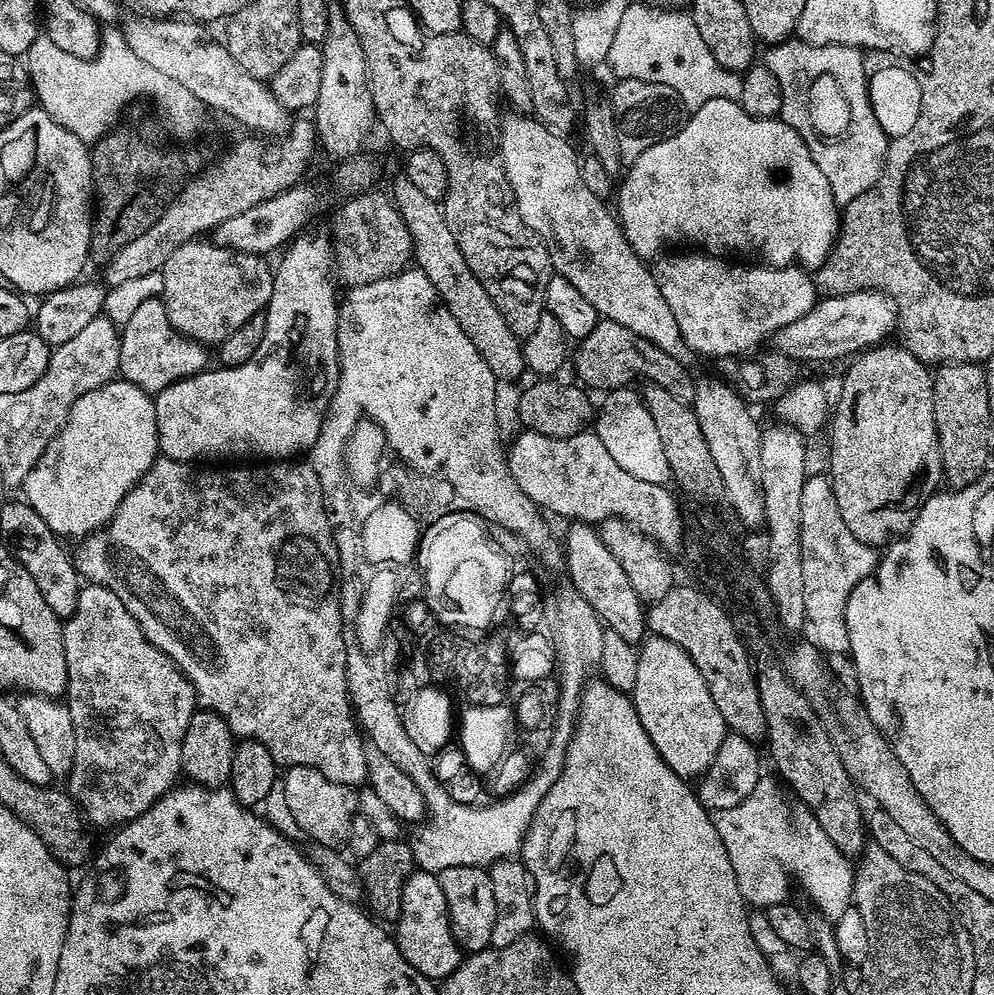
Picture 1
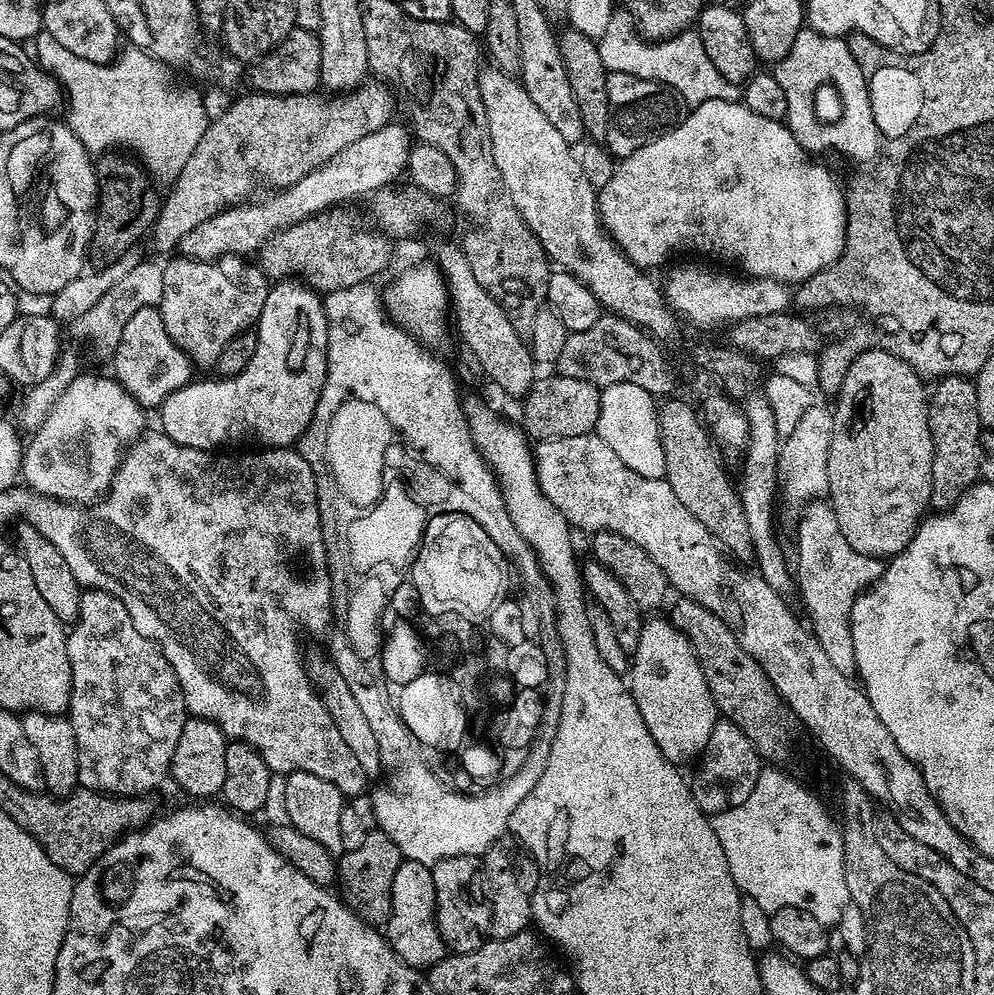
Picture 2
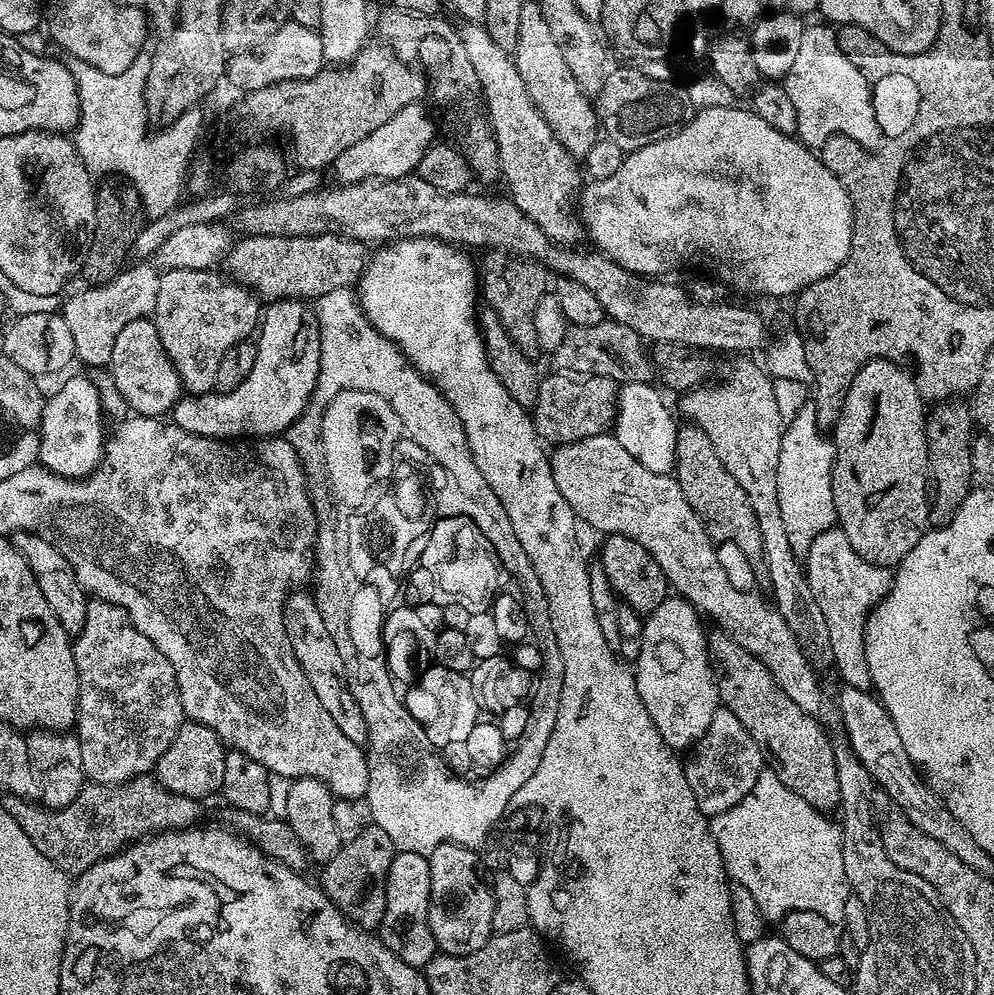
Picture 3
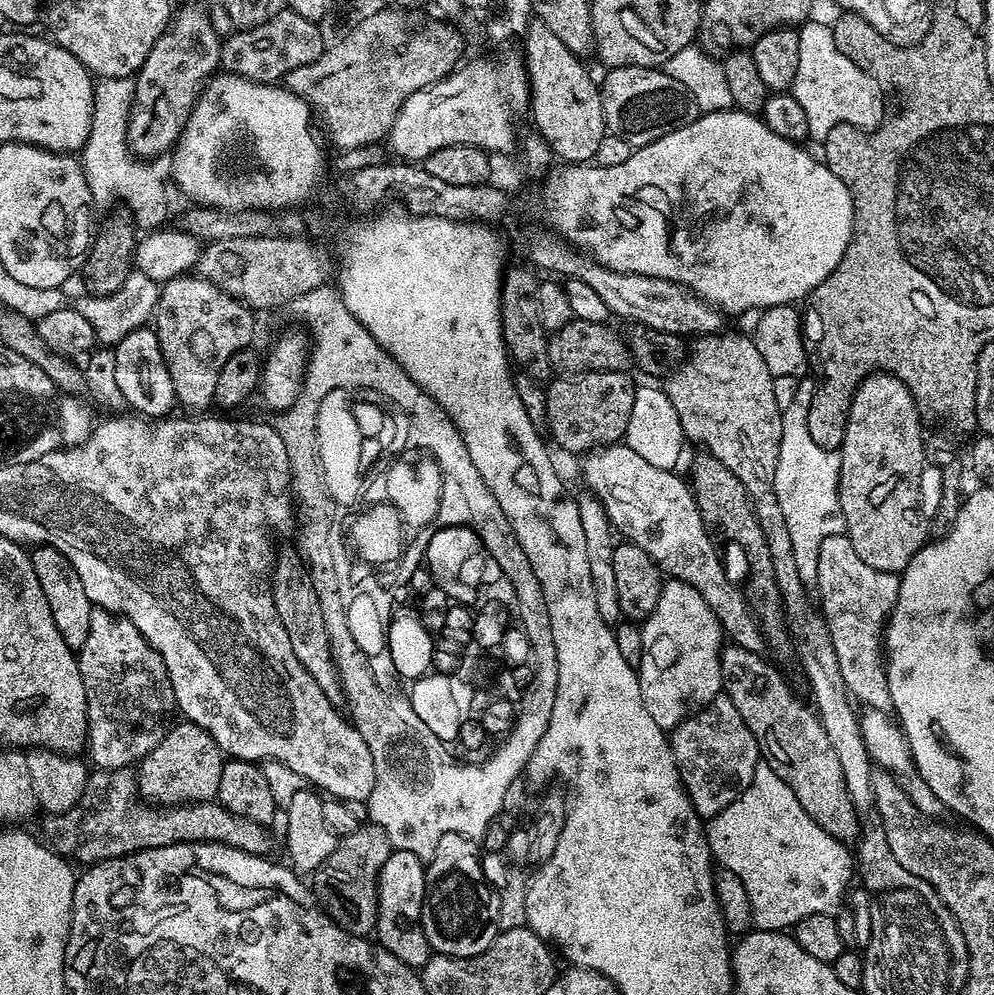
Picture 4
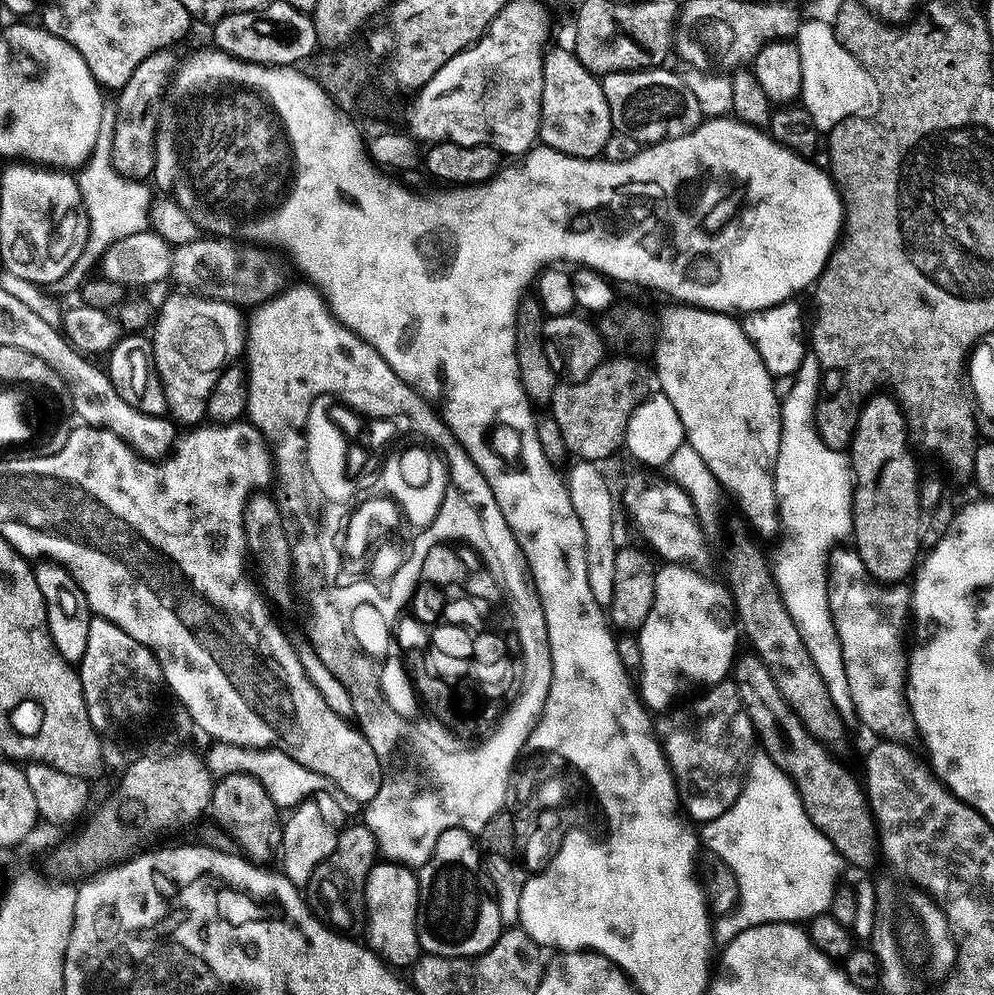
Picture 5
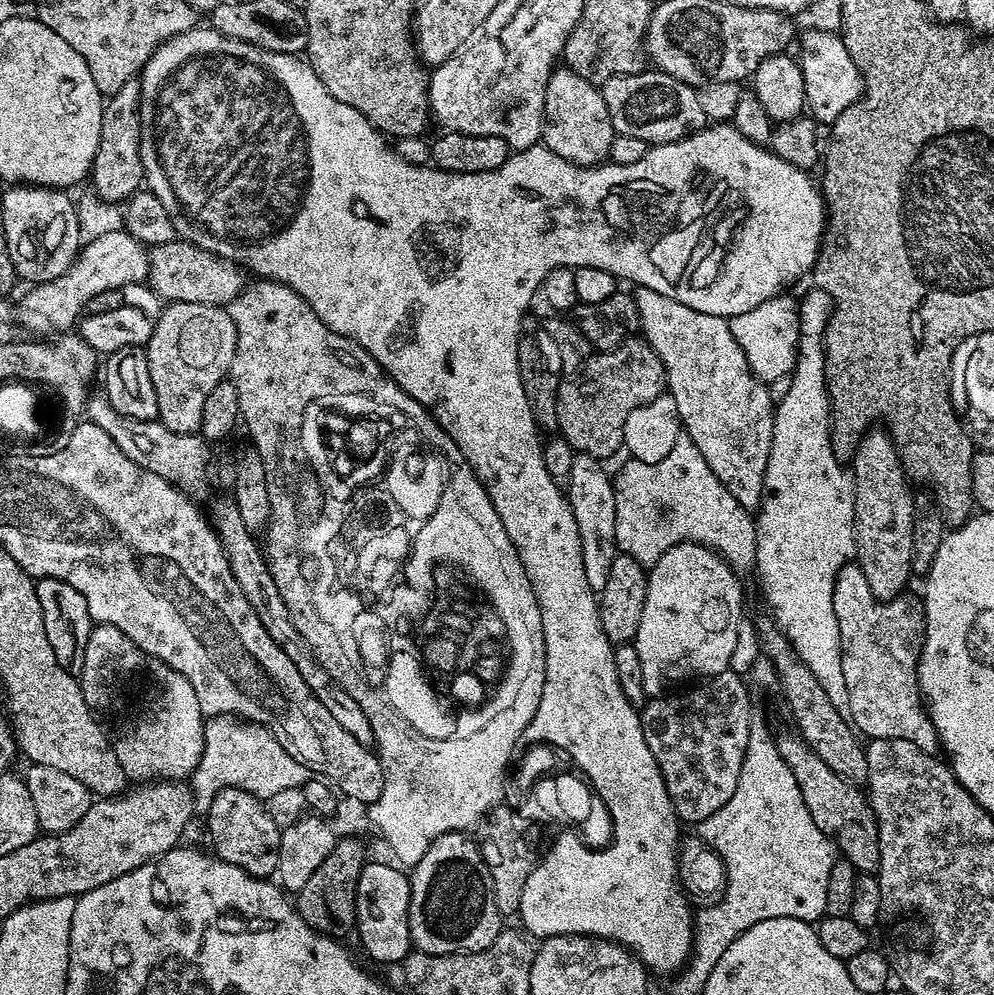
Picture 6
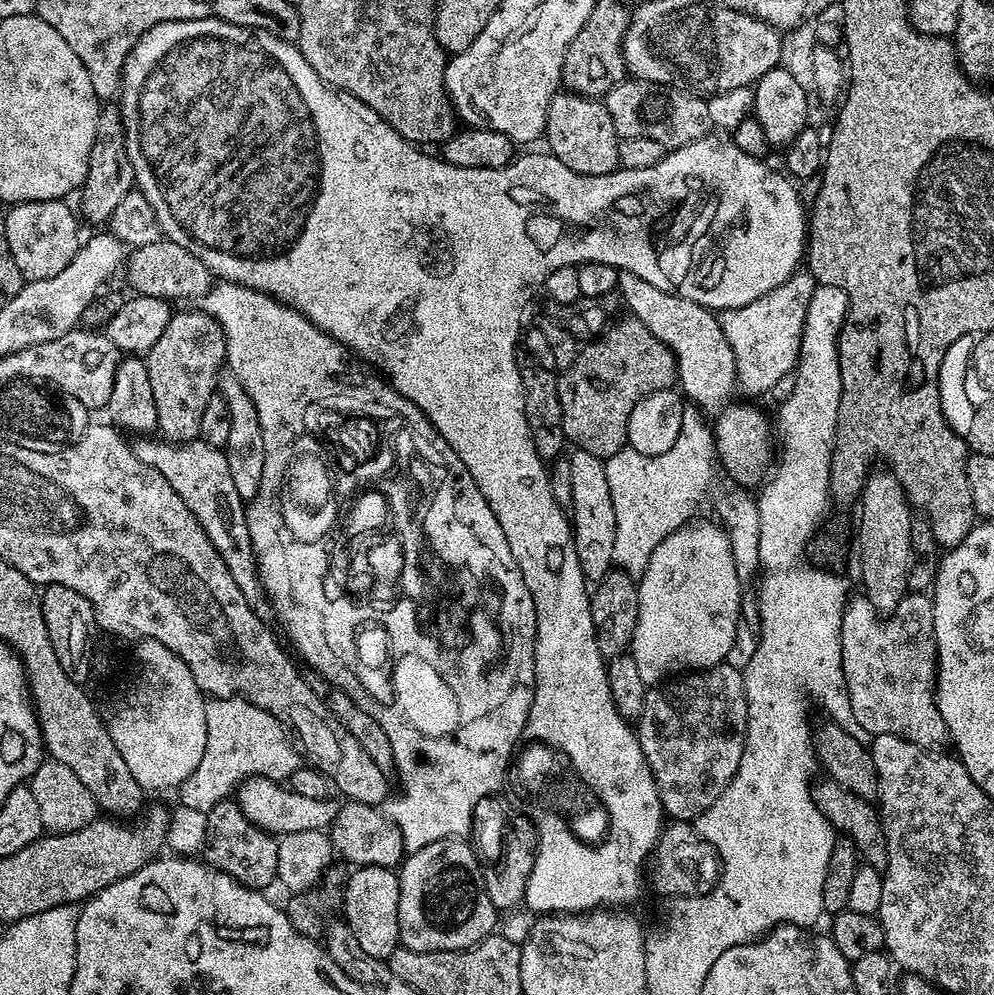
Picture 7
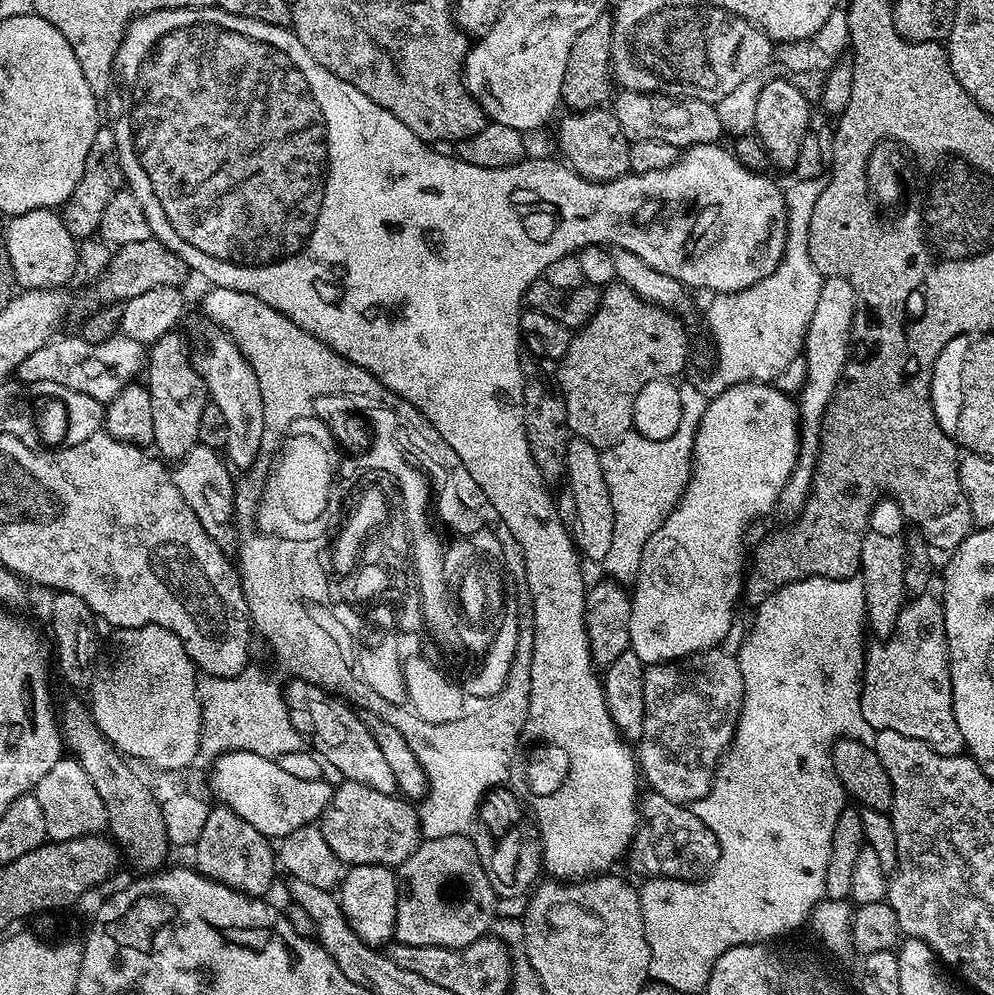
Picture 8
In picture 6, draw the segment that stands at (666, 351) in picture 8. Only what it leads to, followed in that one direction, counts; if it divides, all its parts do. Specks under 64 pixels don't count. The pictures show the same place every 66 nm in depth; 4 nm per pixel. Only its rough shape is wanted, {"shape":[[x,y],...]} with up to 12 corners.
{"shape":[[644,338],[589,355],[561,383],[556,428],[576,454],[624,448],[630,410],[665,388]]}

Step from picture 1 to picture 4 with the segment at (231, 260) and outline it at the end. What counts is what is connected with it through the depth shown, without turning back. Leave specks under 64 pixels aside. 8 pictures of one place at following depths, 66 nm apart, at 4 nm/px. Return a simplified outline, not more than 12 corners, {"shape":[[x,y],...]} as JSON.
{"shape":[[198,274],[160,288],[154,331],[176,403],[213,407],[253,309]]}

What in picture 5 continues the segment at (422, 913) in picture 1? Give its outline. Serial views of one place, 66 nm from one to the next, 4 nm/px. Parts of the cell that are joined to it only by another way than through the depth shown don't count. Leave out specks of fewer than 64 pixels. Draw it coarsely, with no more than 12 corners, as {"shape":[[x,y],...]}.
{"shape":[[376,862],[365,882],[366,943],[408,970],[422,955],[420,878]]}

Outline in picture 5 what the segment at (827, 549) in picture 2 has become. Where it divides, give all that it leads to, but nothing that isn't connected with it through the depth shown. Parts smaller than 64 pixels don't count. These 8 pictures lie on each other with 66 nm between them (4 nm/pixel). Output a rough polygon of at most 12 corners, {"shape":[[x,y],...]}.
{"shape":[[828,557],[838,660],[856,716],[912,742],[907,583]]}

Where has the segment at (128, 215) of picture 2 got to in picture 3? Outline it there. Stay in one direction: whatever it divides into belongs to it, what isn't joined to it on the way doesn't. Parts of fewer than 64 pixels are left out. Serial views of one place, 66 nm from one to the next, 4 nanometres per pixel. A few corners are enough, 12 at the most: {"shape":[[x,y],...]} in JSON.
{"shape":[[124,178],[96,189],[82,261],[89,285],[121,272],[145,223]]}

